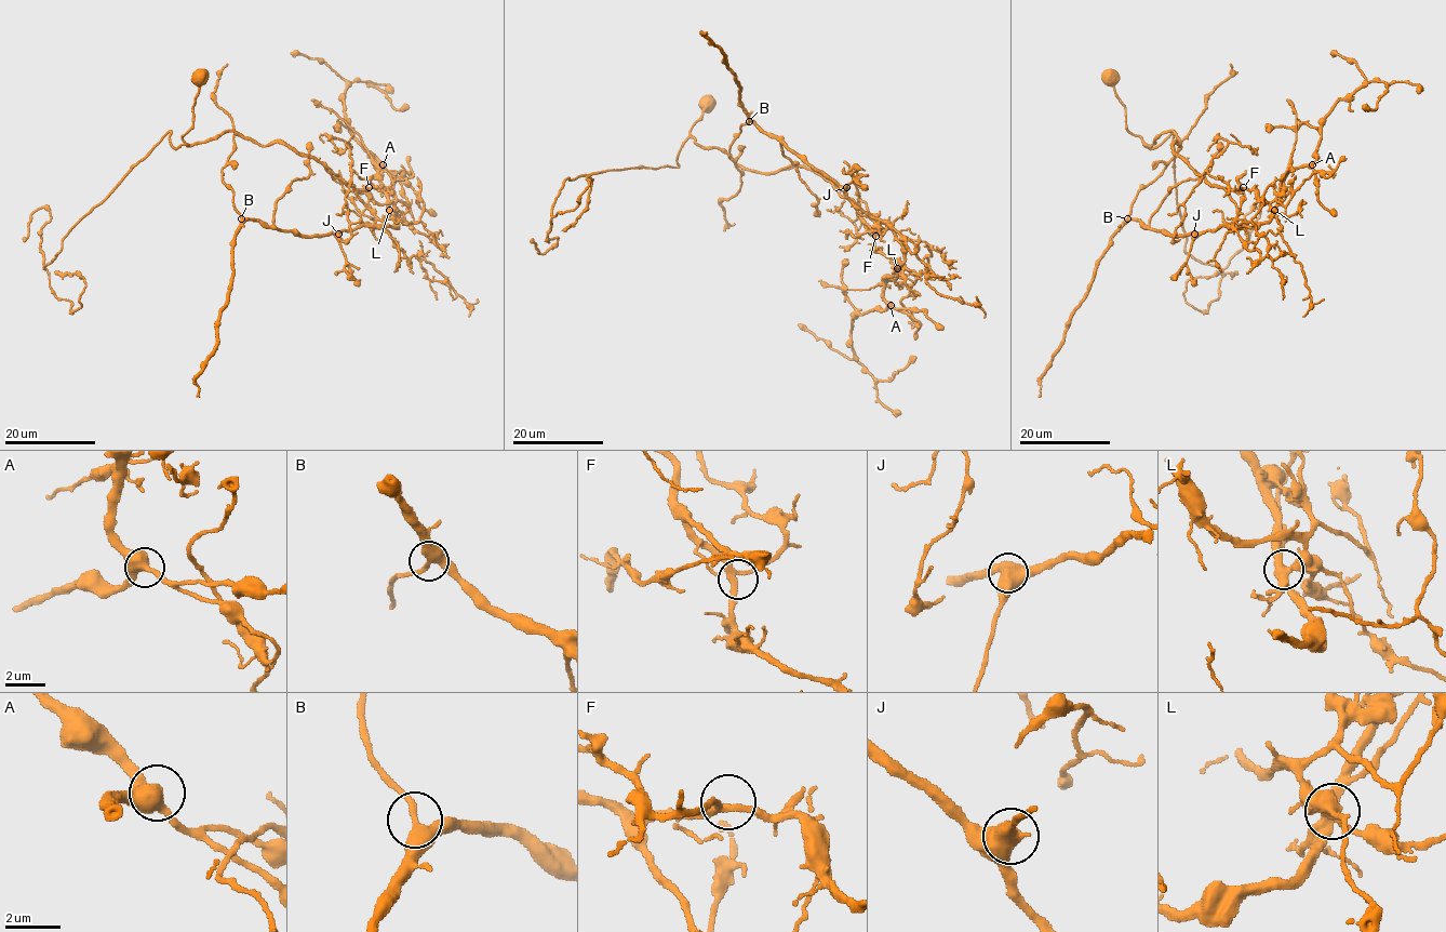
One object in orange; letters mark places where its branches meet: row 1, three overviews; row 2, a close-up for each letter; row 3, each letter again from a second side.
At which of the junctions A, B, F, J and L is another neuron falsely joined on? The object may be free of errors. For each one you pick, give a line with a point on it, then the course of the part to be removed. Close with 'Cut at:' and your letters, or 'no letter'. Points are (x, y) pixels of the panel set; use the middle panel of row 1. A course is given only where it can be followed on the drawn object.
L: place (897, 268); course (897, 268), (812, 171), (746, 170), (690, 136), (677, 167), (566, 178), (554, 215), (593, 180), (562, 230)
Cut at: L

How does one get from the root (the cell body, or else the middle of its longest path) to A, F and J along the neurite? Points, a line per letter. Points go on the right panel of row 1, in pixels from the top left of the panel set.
A: (1111, 76), (1125, 128), (1146, 145), (1172, 131), (1173, 150), (1213, 185), (1270, 203), (1312, 164)
F: (1111, 76), (1129, 132), (1151, 145), (1172, 131), (1179, 140), (1173, 150), (1209, 184), (1243, 187)
J: (1111, 76), (1125, 128), (1146, 145), (1172, 131), (1179, 140), (1173, 150), (1234, 203), (1231, 226), (1194, 234)

